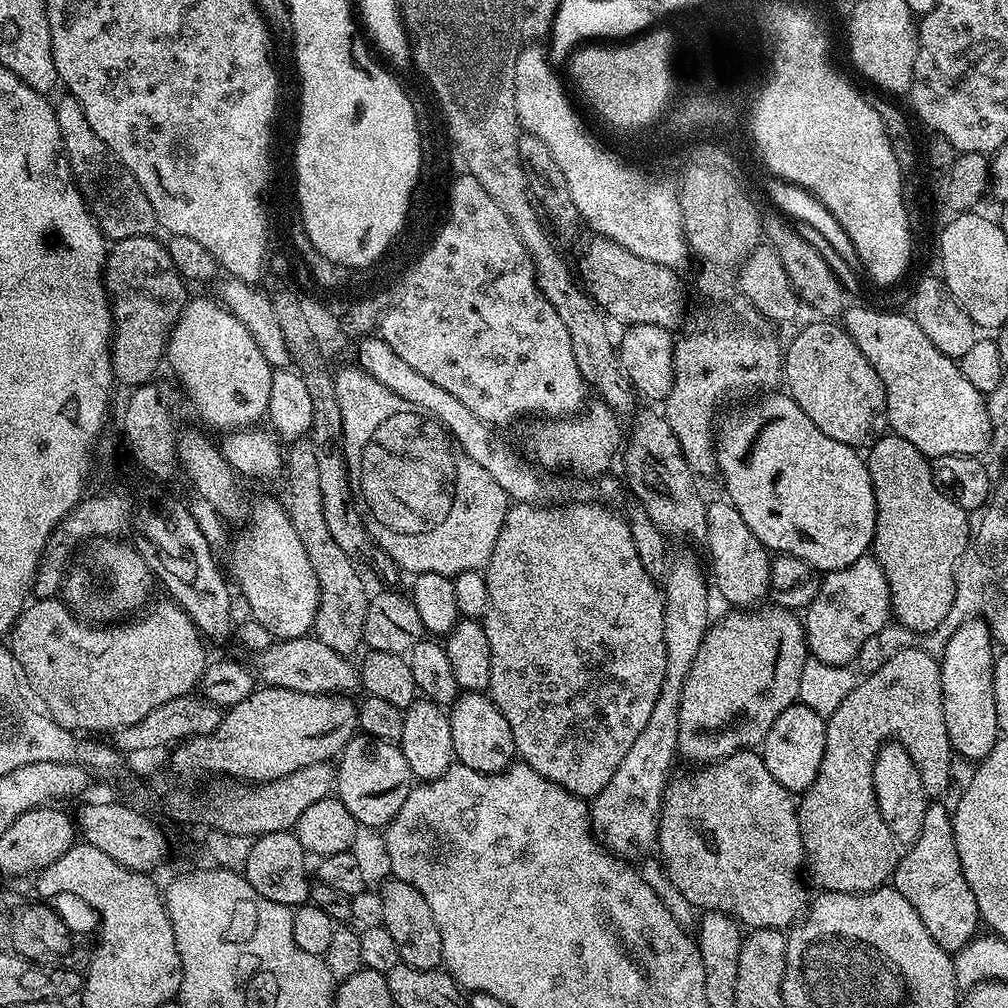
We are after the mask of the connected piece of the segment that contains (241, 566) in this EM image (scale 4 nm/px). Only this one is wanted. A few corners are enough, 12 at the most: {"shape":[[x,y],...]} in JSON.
{"shape":[[260,498],[231,545],[251,619],[307,636],[320,583],[287,507]]}

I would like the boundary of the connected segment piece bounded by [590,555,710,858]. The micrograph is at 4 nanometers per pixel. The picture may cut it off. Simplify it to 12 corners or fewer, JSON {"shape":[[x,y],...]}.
{"shape":[[692,556],[662,580],[666,678],[650,722],[591,801],[613,856],[653,851],[682,686],[710,627]]}

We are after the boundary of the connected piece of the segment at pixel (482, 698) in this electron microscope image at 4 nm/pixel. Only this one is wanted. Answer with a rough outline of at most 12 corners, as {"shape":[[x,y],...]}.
{"shape":[[465,691],[450,705],[454,757],[502,772],[516,756],[510,722],[491,696]]}

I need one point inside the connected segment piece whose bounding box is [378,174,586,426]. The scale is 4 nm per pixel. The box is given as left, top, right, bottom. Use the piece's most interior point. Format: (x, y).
(472, 319)

